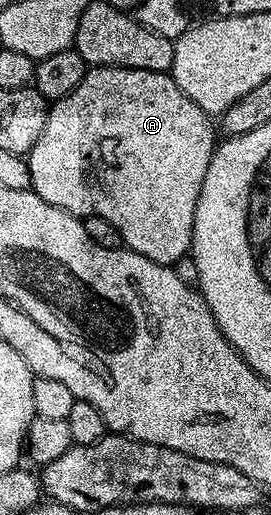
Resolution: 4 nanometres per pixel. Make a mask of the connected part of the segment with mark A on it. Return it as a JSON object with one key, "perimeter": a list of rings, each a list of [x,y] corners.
{"perimeter":[[[92,67],[81,78],[81,86],[73,90],[73,94],[65,94],[65,98],[54,101],[47,109],[45,118],[45,130],[41,130],[41,138],[33,146],[33,150],[27,153],[25,159],[31,175],[30,191],[36,192],[45,202],[57,206],[66,212],[72,212],[74,216],[86,218],[100,216],[105,222],[113,222],[117,226],[117,234],[121,234],[123,244],[131,251],[141,254],[158,264],[174,266],[182,256],[191,251],[191,235],[193,234],[193,222],[197,210],[197,198],[201,194],[201,186],[205,182],[205,174],[209,170],[211,155],[215,153],[217,139],[215,140],[215,128],[212,117],[208,116],[193,98],[189,98],[177,86],[177,82],[166,72],[150,72],[149,70],[137,70],[136,68],[96,68]]]}

